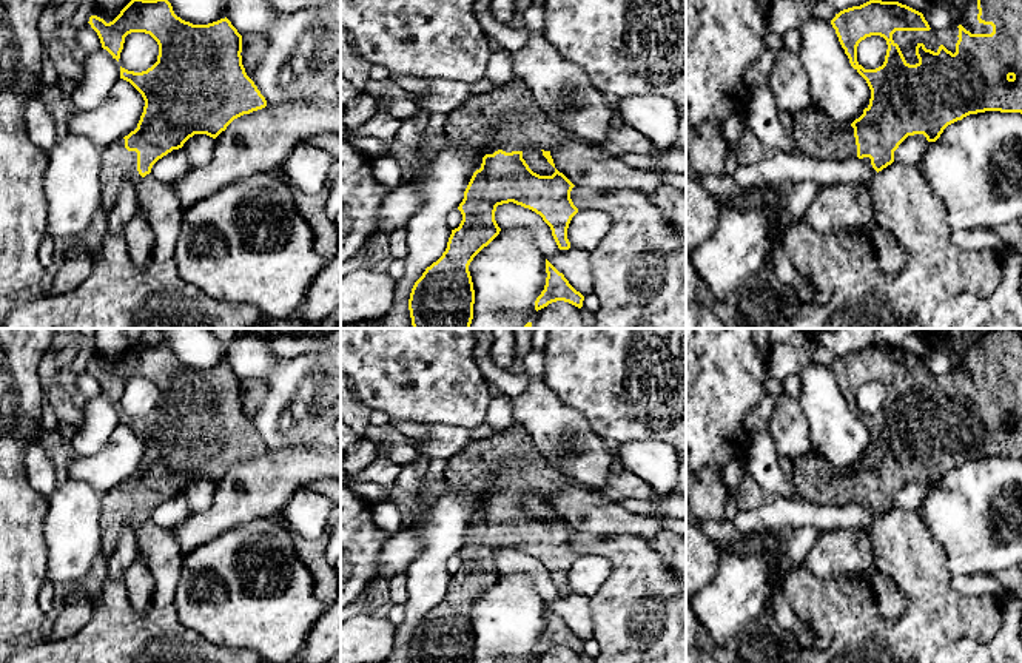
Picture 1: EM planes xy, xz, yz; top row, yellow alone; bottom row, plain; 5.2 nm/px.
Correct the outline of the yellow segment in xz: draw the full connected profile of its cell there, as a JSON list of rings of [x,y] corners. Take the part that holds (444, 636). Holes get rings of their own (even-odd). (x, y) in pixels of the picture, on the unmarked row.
[[[515,424],[506,433],[472,441],[458,455],[447,461],[444,480],[449,486],[469,490],[478,495],[484,503],[482,509],[473,518],[464,537],[464,544],[458,552],[462,560],[459,572],[452,575],[447,594],[442,601],[425,614],[422,621],[415,628],[412,634],[408,644],[410,663],[473,663],[475,635],[469,611],[473,603],[484,592],[487,592],[501,577],[495,566],[495,557],[498,550],[513,547],[540,560],[543,566],[550,572],[552,581],[560,595],[570,594],[570,587],[567,584],[567,574],[572,563],[578,558],[578,554],[570,544],[570,537],[575,530],[555,513],[553,504],[550,501],[550,495],[555,490],[558,490],[561,486],[570,486],[575,483],[573,480],[550,467],[543,459],[541,453],[532,444],[527,430],[519,424]],[[526,492],[540,493],[547,507],[555,513],[555,518],[552,521],[540,521],[533,518],[523,504],[523,495]]]

